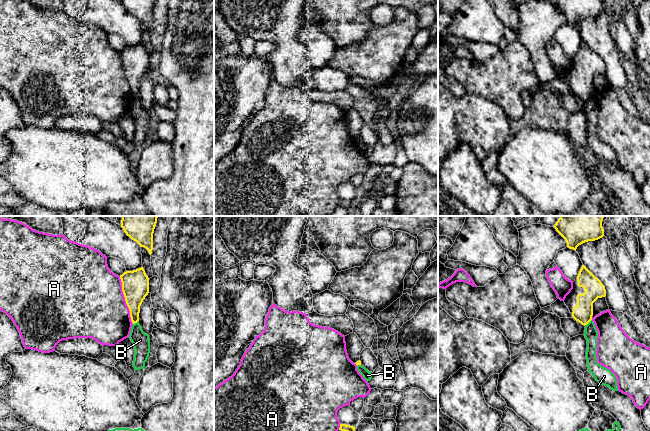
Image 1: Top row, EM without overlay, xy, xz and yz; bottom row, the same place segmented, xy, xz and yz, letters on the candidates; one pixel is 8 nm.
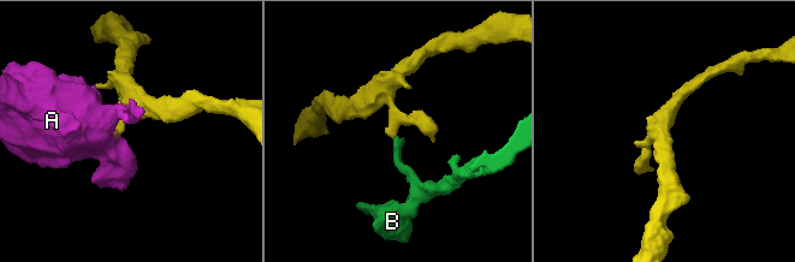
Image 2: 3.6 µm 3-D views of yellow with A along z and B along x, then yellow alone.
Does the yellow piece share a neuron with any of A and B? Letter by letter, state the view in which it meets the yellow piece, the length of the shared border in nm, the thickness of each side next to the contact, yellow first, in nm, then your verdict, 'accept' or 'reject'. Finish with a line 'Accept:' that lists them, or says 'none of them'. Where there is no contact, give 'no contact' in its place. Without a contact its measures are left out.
A: xy | 400 nm | 220/500 nm | reject
B: yz | 80 nm | 160/110 nm | reject
Accept: none of them

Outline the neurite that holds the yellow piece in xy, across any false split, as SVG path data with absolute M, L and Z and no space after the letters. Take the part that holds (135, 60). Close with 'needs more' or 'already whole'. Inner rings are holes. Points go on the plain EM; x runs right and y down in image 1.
M143 43L120 51L122 67L133 100L139 97L140 82L149 69L149 54Z | already whole

